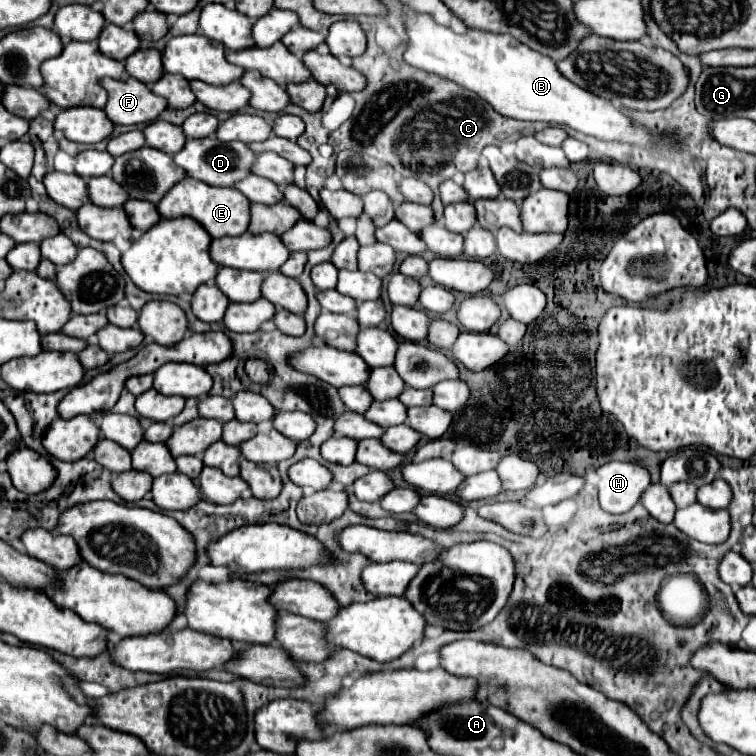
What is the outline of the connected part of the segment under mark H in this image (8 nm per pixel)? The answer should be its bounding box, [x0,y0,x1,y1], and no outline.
[596,461,650,513]

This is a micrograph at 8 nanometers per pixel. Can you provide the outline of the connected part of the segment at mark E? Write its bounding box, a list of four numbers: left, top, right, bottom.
[156,177,250,237]

